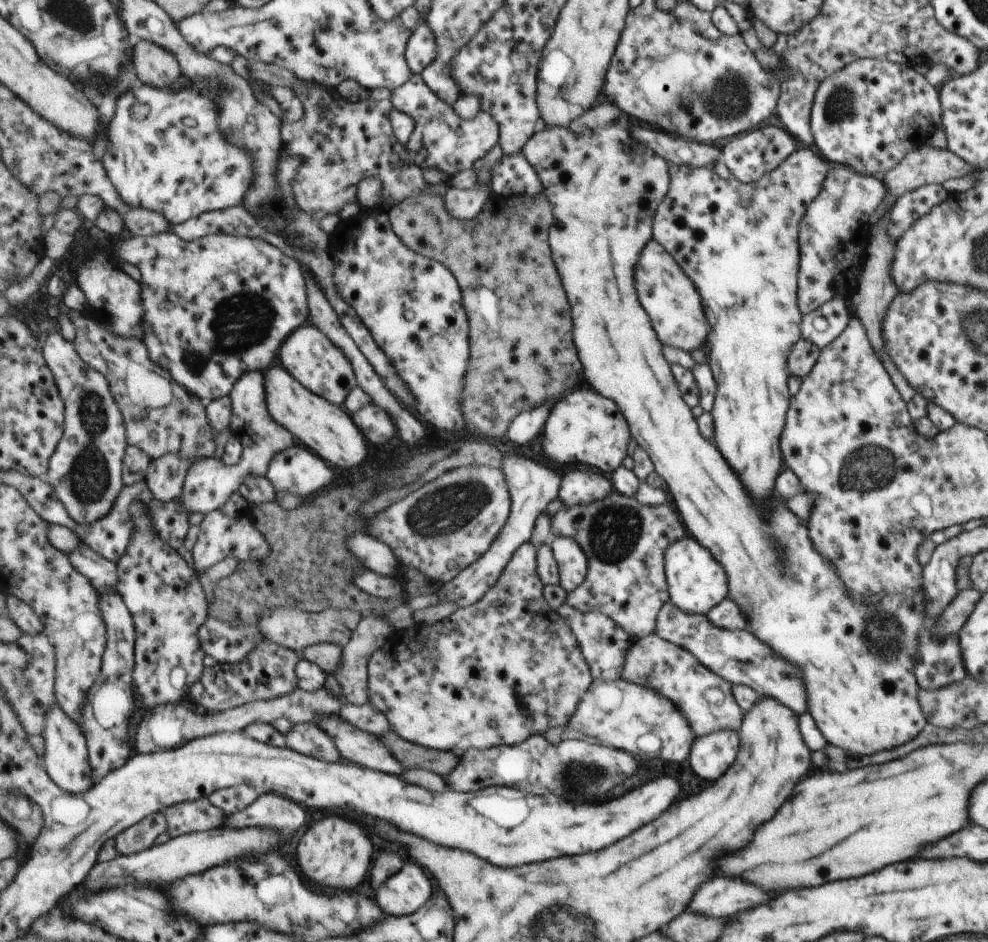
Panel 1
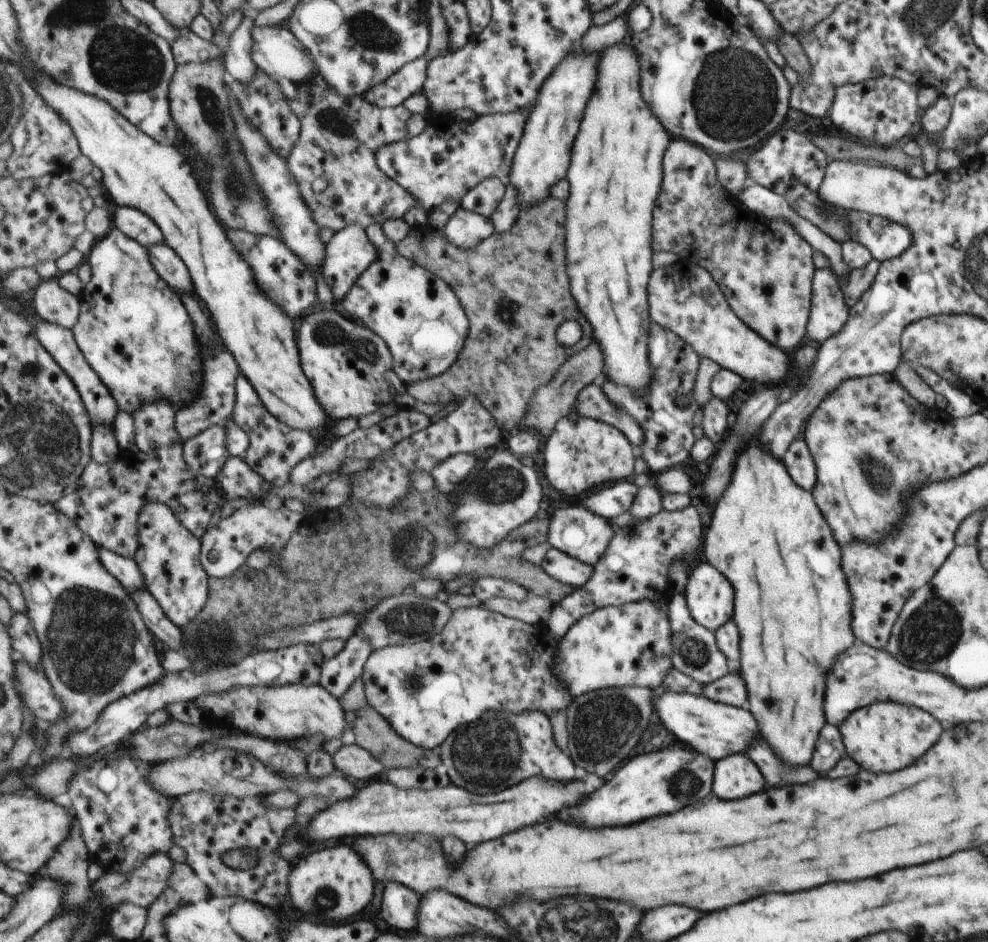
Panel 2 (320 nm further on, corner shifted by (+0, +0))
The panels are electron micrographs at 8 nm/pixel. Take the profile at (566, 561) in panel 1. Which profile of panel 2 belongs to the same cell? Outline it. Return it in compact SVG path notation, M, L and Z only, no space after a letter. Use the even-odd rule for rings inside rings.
M580 504L555 512L551 517L548 542L561 552L565 552L565 554L569 554L569 556L573 556L573 558L577 558L585 564L595 566L599 563L603 552L605 552L611 536L613 536L613 532L611 532L611 526L609 526L607 519L603 519L599 514L591 512L589 508Z

